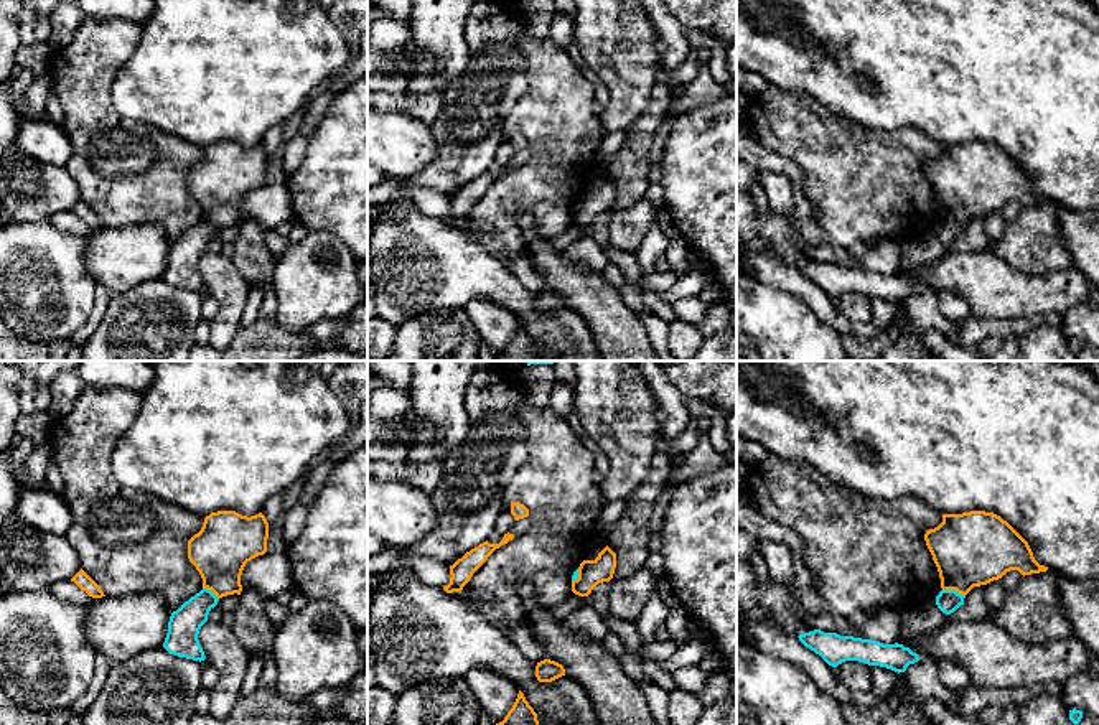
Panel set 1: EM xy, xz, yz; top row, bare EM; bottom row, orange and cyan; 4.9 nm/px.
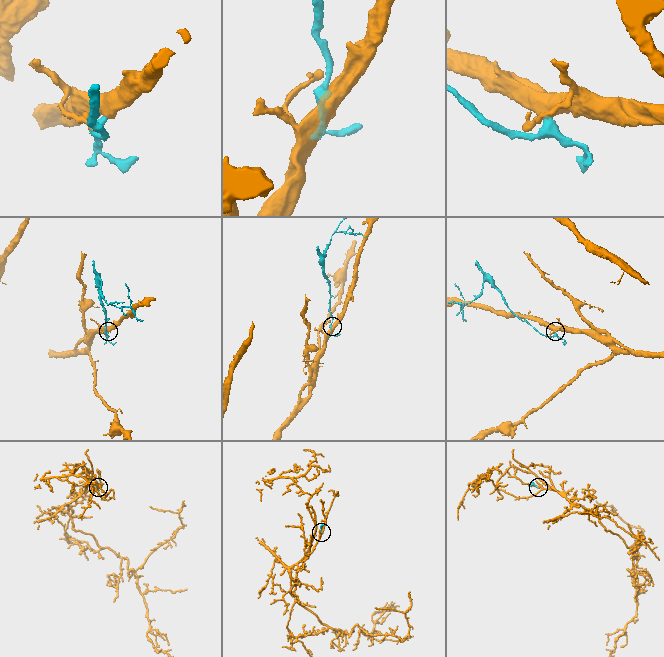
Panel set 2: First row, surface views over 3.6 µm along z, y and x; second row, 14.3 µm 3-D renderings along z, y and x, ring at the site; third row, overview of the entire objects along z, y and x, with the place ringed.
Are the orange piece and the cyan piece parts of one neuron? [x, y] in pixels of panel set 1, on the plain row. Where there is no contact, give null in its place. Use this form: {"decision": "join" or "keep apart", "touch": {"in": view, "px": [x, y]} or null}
{"decision": "keep apart", "touch": {"in": "yz", "px": [954, 219]}}

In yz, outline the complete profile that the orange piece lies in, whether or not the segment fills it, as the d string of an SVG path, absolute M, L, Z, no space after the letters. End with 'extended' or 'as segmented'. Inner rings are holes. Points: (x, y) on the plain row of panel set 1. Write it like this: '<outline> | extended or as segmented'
M994 143L942 145L942 153L926 161L924 171L938 198L941 219L961 226L1010 201L1023 208L1048 201L1035 191L1028 173Z | as segmented

